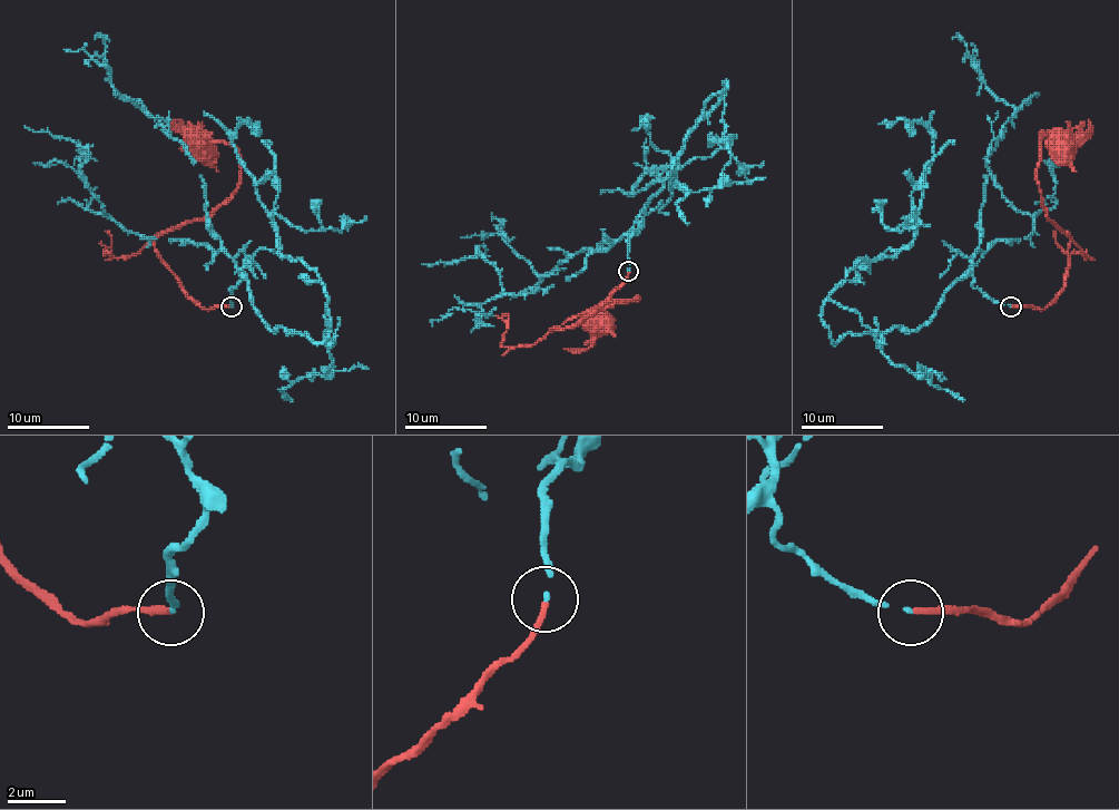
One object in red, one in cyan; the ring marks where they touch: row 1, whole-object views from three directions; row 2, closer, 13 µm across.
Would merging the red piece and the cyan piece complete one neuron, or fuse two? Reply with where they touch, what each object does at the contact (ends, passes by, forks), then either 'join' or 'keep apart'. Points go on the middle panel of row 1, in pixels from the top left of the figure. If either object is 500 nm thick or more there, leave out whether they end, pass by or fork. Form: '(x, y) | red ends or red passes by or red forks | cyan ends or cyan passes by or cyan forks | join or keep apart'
(628, 271) | red ends | cyan ends | join

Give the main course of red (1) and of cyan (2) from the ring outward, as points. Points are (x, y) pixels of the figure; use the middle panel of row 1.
1: (628, 272), (578, 324), (551, 330), (592, 310), (636, 298), (605, 301), (601, 318), (595, 322)
2: (628, 271), (638, 223), (704, 106), (726, 81), (675, 174), (636, 194), (629, 192), (646, 165), (646, 138)

